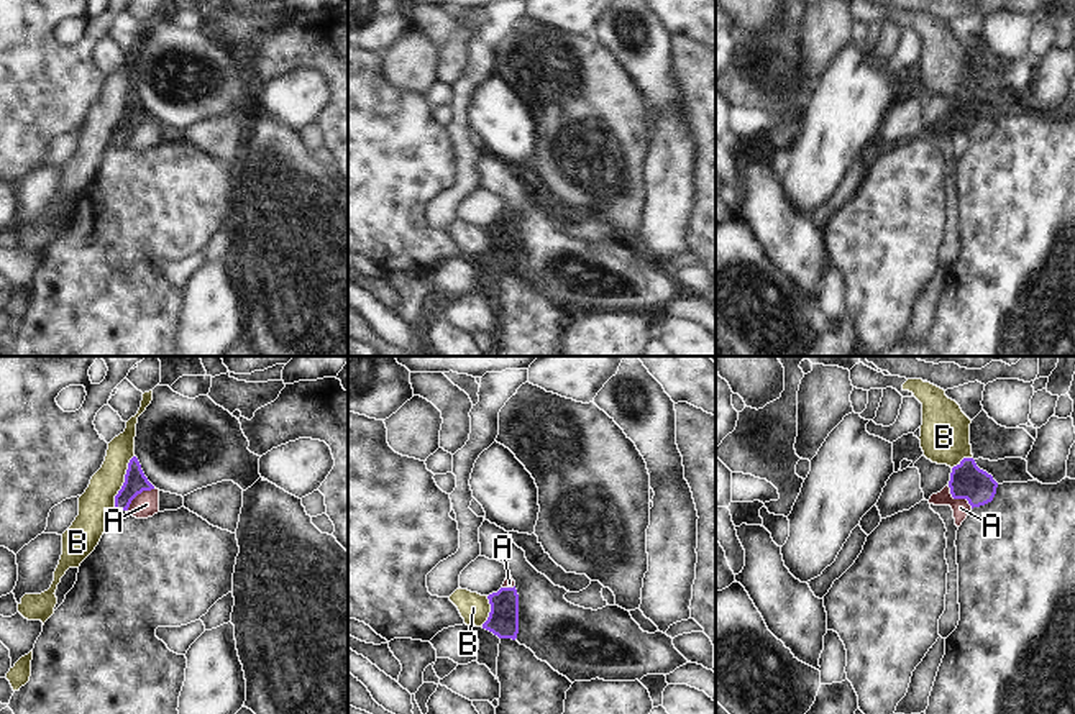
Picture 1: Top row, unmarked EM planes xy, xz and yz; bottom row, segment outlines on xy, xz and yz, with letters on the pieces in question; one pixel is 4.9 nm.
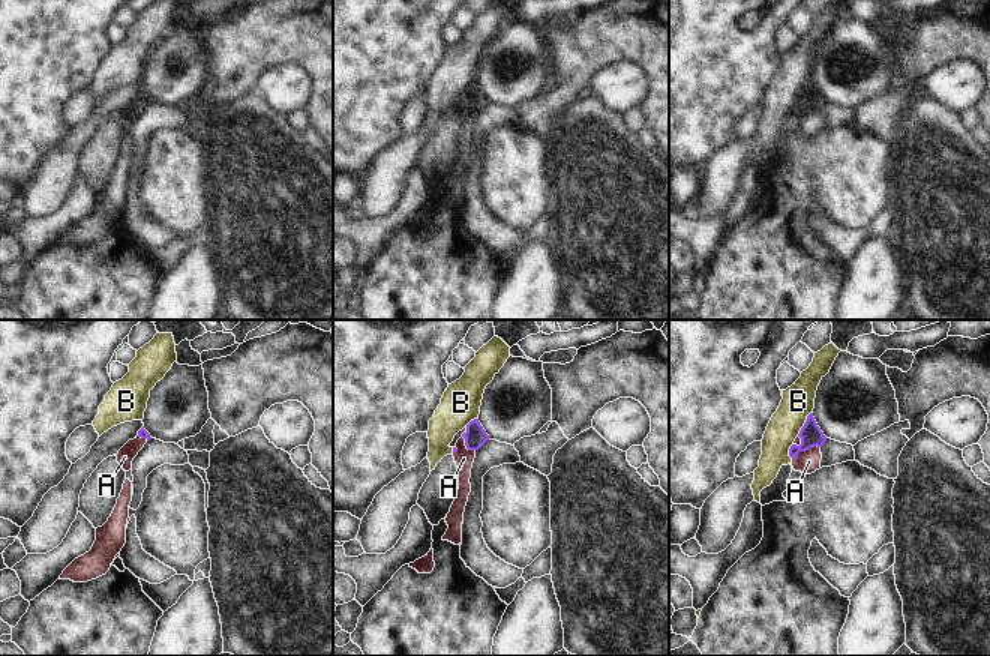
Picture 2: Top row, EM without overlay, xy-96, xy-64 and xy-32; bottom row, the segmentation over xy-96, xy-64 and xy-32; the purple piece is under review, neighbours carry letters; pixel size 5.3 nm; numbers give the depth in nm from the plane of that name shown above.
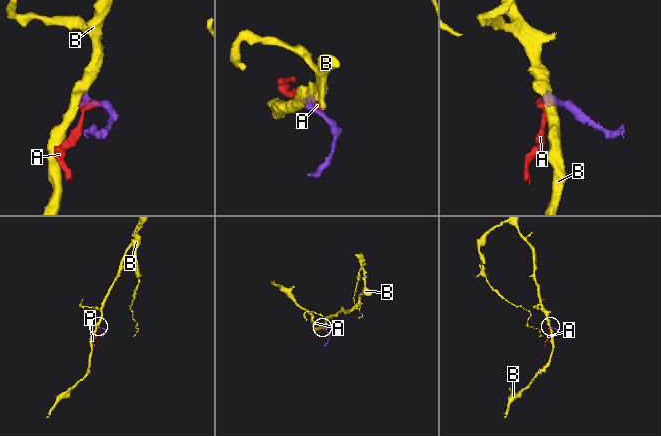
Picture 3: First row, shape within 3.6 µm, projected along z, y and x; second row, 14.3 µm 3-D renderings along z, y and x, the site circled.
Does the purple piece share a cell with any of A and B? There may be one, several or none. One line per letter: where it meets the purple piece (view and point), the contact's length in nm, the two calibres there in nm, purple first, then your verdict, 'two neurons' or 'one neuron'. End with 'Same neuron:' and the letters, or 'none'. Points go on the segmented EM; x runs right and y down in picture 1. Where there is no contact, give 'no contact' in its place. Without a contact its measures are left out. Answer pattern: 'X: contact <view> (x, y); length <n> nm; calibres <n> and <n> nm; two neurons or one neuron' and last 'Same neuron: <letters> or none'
A: contact yz (959, 498); length 170 nm; calibres 180 and 90 nm; two neurons
B: contact xy (125, 481); length 280 nm; calibres 110 and 170 nm; two neurons
Same neuron: none

